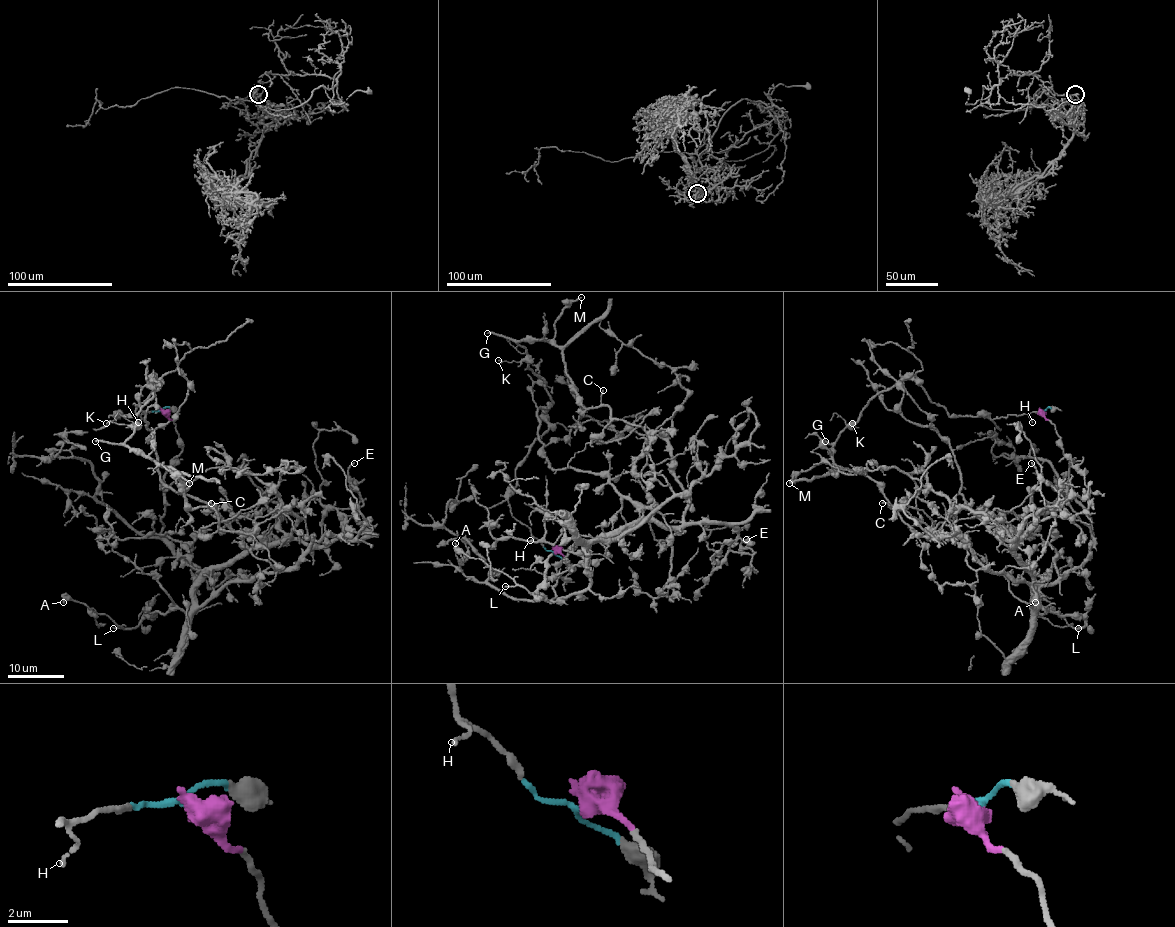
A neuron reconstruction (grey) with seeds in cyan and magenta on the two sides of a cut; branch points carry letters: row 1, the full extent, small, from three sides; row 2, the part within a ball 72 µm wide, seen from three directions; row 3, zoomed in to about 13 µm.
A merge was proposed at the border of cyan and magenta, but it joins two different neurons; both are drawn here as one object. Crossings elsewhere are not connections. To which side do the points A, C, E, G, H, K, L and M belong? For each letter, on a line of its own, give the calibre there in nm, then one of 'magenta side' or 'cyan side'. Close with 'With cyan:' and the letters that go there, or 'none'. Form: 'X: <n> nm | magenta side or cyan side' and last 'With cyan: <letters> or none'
A: 200 nm | magenta side
C: 130 nm | cyan side
E: 160 nm | magenta side
G: 240 nm | cyan side
H: 120 nm | cyan side
K: 100 nm | cyan side
L: 200 nm | magenta side
M: 160 nm | cyan side
With cyan: C, G, H, K, M

